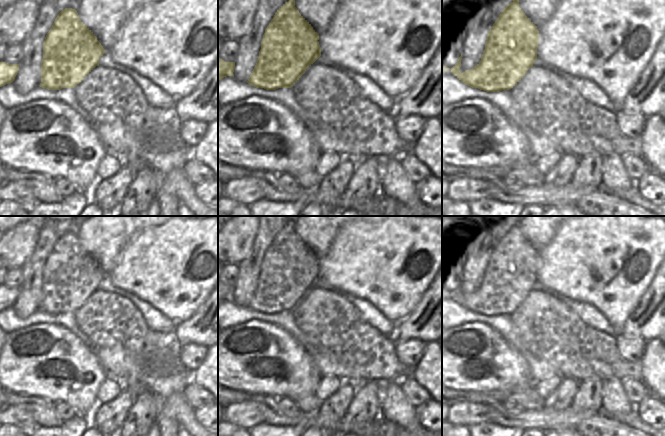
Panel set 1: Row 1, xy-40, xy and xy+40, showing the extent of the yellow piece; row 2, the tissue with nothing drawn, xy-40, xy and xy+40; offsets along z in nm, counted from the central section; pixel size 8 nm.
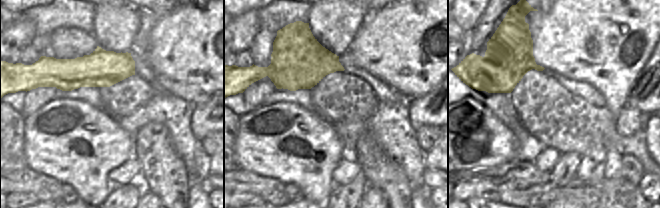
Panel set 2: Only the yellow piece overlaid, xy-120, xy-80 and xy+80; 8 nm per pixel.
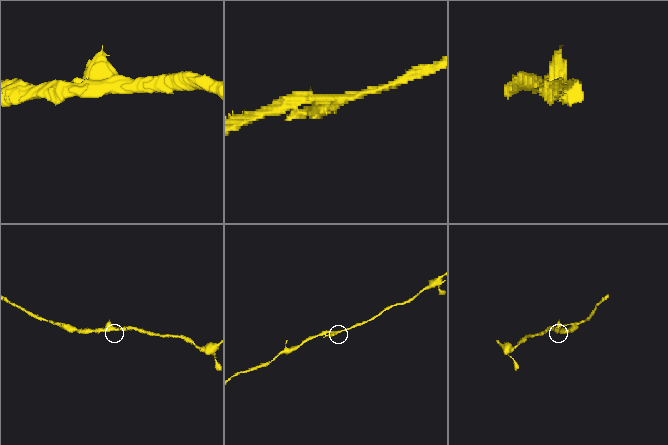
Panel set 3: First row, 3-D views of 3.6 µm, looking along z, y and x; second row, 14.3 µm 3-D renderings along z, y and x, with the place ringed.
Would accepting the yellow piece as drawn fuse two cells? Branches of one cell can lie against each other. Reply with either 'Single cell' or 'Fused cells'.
Fused cells

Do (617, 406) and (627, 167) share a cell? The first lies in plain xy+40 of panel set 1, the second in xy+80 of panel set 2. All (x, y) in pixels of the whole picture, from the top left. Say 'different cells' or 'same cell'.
different cells

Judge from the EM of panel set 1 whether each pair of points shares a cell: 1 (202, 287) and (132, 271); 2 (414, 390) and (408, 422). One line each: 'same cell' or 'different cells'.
1: same cell
2: different cells

